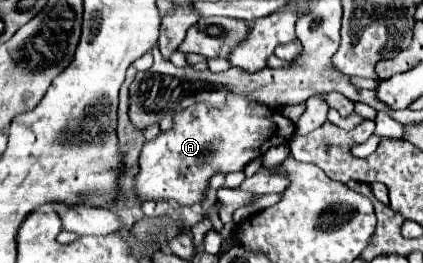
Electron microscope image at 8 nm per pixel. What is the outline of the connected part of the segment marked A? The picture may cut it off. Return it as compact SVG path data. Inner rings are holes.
M227 94L225 106L205 106L193 104L183 112L173 116L173 126L167 132L159 132L157 138L147 140L139 158L141 170L135 180L135 194L141 200L177 200L183 206L201 204L209 188L211 178L221 172L241 172L251 160L263 156L271 146L283 146L293 138L295 124L281 114L281 110L271 110L261 102L251 102L251 98L241 98L237 94Z

